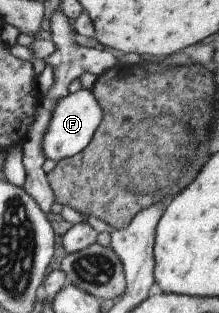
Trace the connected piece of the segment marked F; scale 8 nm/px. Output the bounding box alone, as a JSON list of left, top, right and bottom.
[40,89,103,163]

